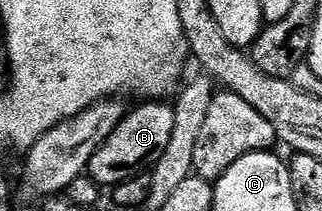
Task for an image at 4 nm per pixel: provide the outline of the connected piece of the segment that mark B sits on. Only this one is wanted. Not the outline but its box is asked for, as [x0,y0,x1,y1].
[87,102,175,186]

